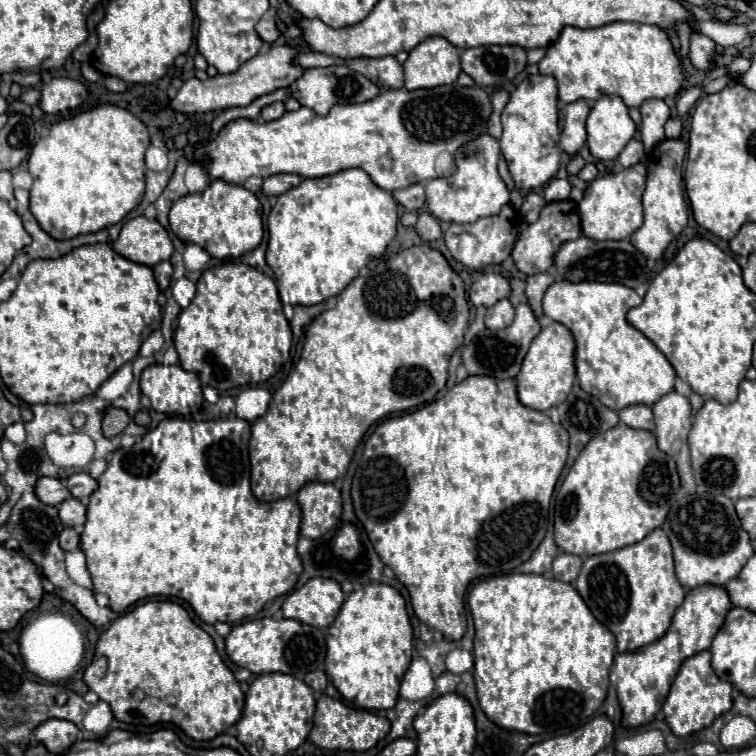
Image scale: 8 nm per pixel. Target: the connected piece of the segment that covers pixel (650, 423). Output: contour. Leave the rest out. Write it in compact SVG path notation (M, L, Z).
M628 406L624 410L618 412L620 422L624 422L630 428L640 428L640 430L648 430L654 432L654 416L652 416L652 408L650 406Z

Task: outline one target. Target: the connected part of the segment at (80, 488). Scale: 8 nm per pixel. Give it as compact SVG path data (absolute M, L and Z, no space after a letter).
M76 472L72 474L68 480L66 480L66 486L68 486L68 492L72 498L78 498L78 500L86 500L94 490L96 490L96 480L86 474L86 472Z

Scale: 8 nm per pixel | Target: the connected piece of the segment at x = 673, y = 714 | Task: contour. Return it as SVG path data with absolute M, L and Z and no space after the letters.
M698 652L688 658L674 678L666 702L662 706L666 724L676 736L690 736L702 728L708 728L720 714L726 714L732 708L732 684L720 680L710 666L710 652Z

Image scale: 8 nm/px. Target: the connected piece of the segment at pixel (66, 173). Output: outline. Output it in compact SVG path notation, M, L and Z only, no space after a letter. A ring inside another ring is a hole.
M114 104L96 106L54 124L28 158L34 178L30 212L40 228L56 240L68 240L118 224L144 198L144 152L148 146L148 128L132 112Z

